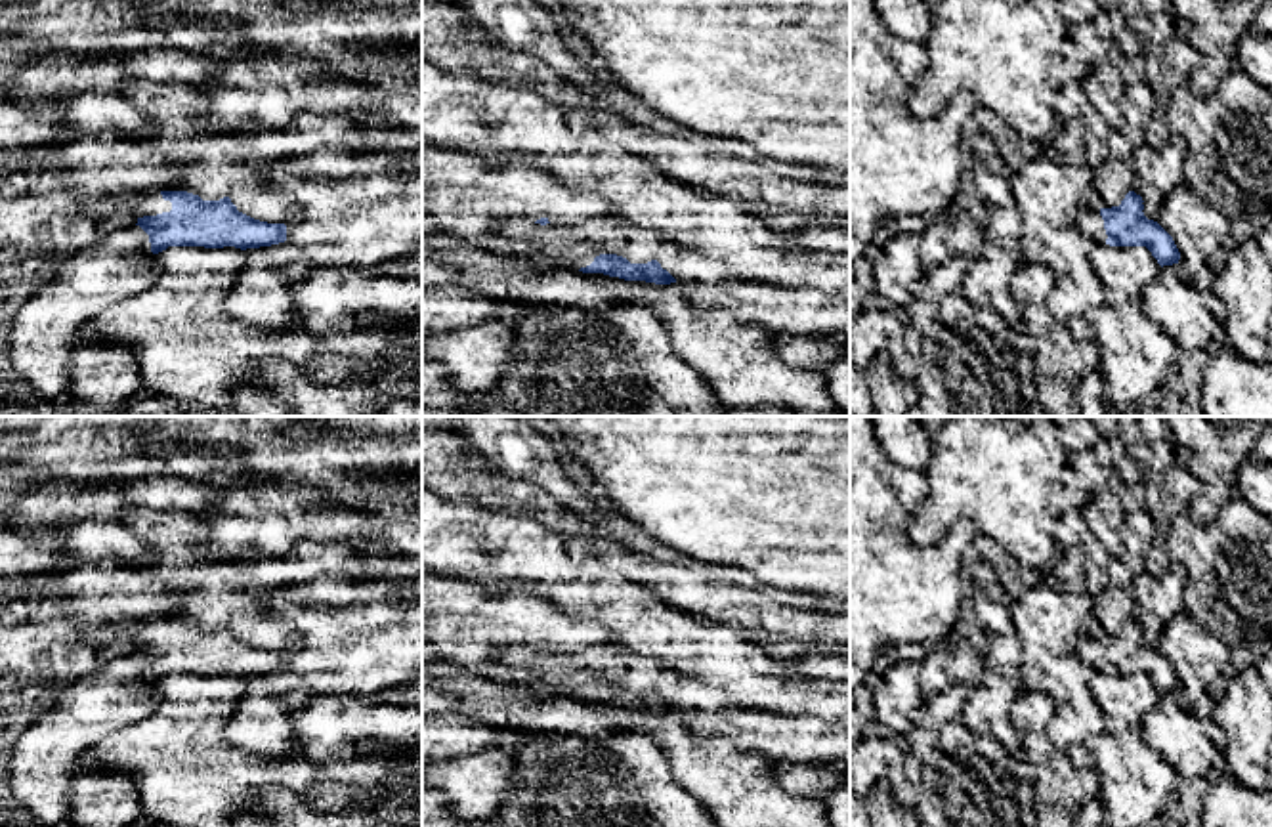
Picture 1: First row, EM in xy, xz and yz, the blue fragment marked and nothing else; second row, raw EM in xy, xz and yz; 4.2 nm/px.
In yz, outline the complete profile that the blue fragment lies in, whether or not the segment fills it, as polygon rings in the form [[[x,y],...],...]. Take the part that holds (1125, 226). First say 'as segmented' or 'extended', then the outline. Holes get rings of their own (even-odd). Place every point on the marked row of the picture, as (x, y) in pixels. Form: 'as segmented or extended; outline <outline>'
extended; outline [[[1129,191],[1121,204],[1112,208],[1087,202],[1077,210],[1075,222],[1098,244],[1146,246],[1161,267],[1178,264],[1180,252],[1173,237],[1144,216],[1142,202],[1134,191]]]

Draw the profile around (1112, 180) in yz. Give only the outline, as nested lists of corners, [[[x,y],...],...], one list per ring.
[[[1110,153],[1092,172],[1092,185],[1087,193],[1087,201],[1096,208],[1119,206],[1125,195],[1133,191],[1133,180],[1133,164]]]

